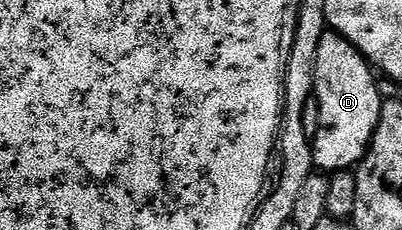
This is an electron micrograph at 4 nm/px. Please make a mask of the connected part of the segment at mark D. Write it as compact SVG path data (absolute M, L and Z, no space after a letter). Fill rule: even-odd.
M328 32L320 40L320 48L316 52L316 68L314 69L314 93L312 95L315 100L320 104L320 128L316 132L316 136L312 139L312 145L314 147L314 164L319 171L322 172L335 172L338 170L349 170L357 167L361 163L362 159L367 157L370 153L370 142L373 140L374 135L378 133L378 122L384 116L384 99L380 92L377 91L379 79L376 77L375 71L372 69L366 57L360 53L360 51L353 46L348 40L344 40L344 36L339 34Z

